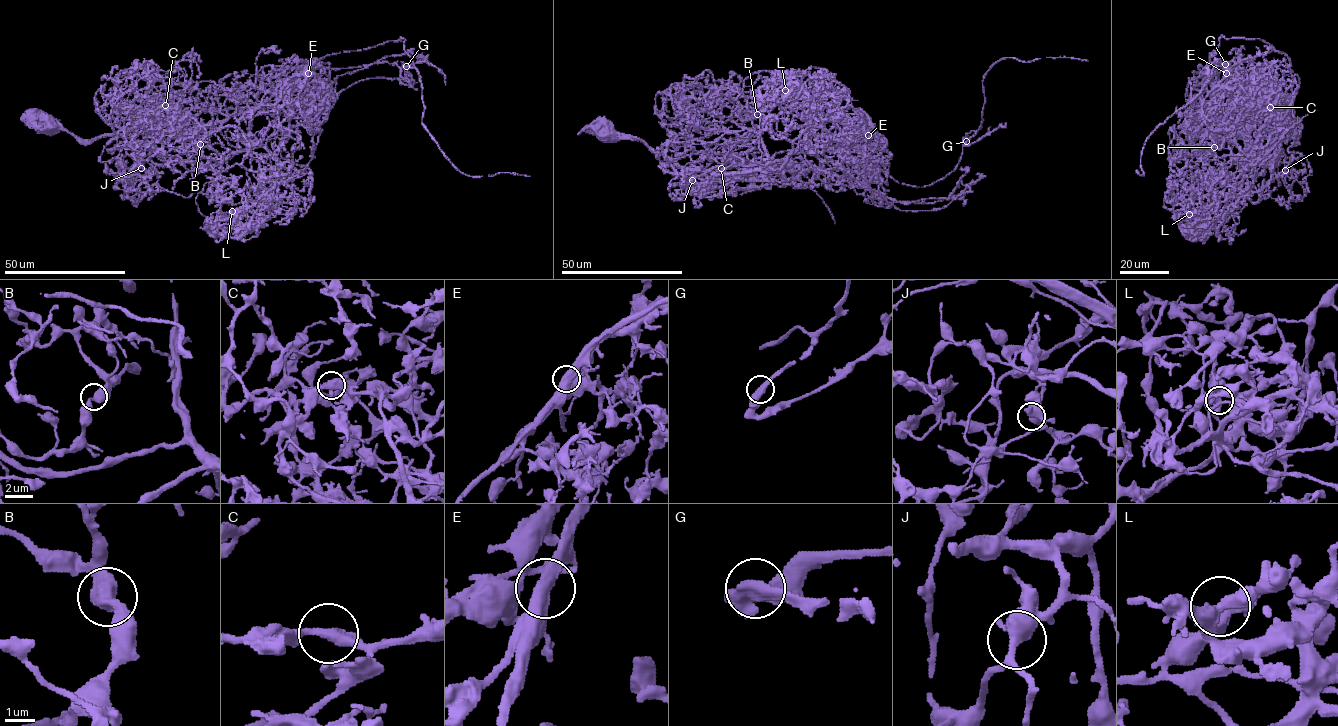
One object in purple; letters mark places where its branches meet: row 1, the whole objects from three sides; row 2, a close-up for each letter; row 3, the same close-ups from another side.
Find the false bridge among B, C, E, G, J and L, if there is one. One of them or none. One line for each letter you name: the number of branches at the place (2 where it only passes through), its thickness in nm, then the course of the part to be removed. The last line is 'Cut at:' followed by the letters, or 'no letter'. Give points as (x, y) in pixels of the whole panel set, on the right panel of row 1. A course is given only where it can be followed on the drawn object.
E: Branches: 2. Thickness 480 nm. Course of the part to remove: (1226, 73), (1274, 48), (1261, 39), (1220, 38), (1211, 78), (1147, 140), (1144, 174), (1138, 173)
Cut at: E

